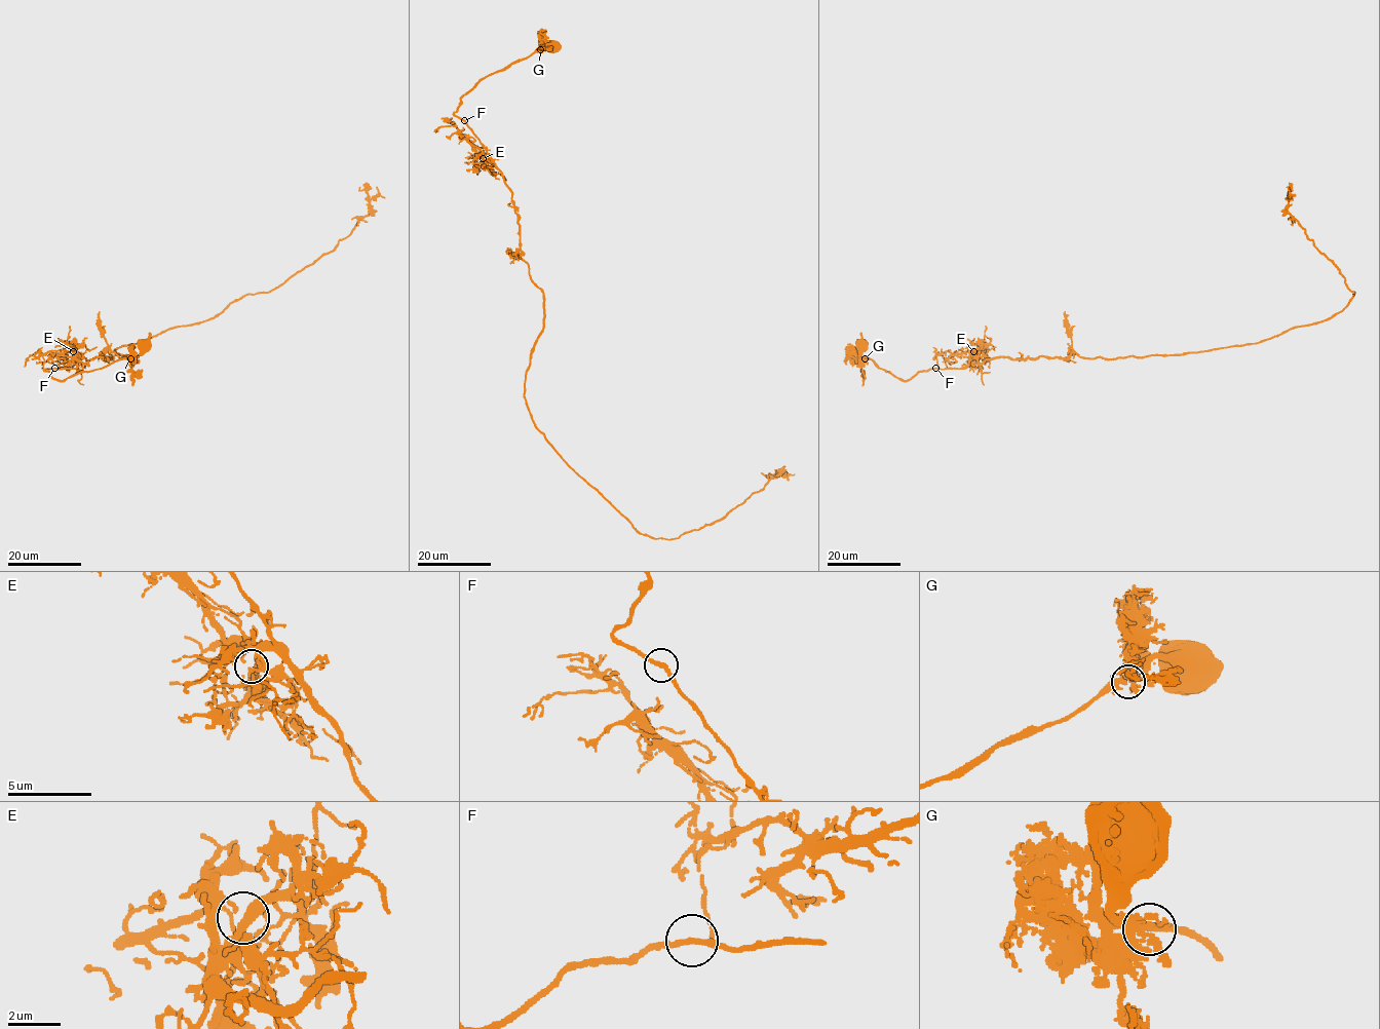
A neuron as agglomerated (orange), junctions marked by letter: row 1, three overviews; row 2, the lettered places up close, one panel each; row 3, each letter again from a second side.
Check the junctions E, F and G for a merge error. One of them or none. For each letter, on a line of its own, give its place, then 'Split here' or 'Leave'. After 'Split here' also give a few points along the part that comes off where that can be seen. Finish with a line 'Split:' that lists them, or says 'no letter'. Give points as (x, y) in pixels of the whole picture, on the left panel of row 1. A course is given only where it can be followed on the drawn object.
E: Place: (73, 351). Leave
F: Place: (54, 368). Leave
G: Place: (130, 358). Leave
Split: no letter

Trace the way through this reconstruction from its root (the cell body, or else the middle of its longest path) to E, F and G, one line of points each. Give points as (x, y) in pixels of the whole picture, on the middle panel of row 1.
E: (553, 44), (539, 46), (485, 76), (460, 99), (454, 114), (488, 153), (483, 158)
F: (553, 44), (539, 46), (527, 56), (483, 78), (460, 99), (454, 113), (464, 120)
G: (553, 44), (549, 43), (540, 49)

